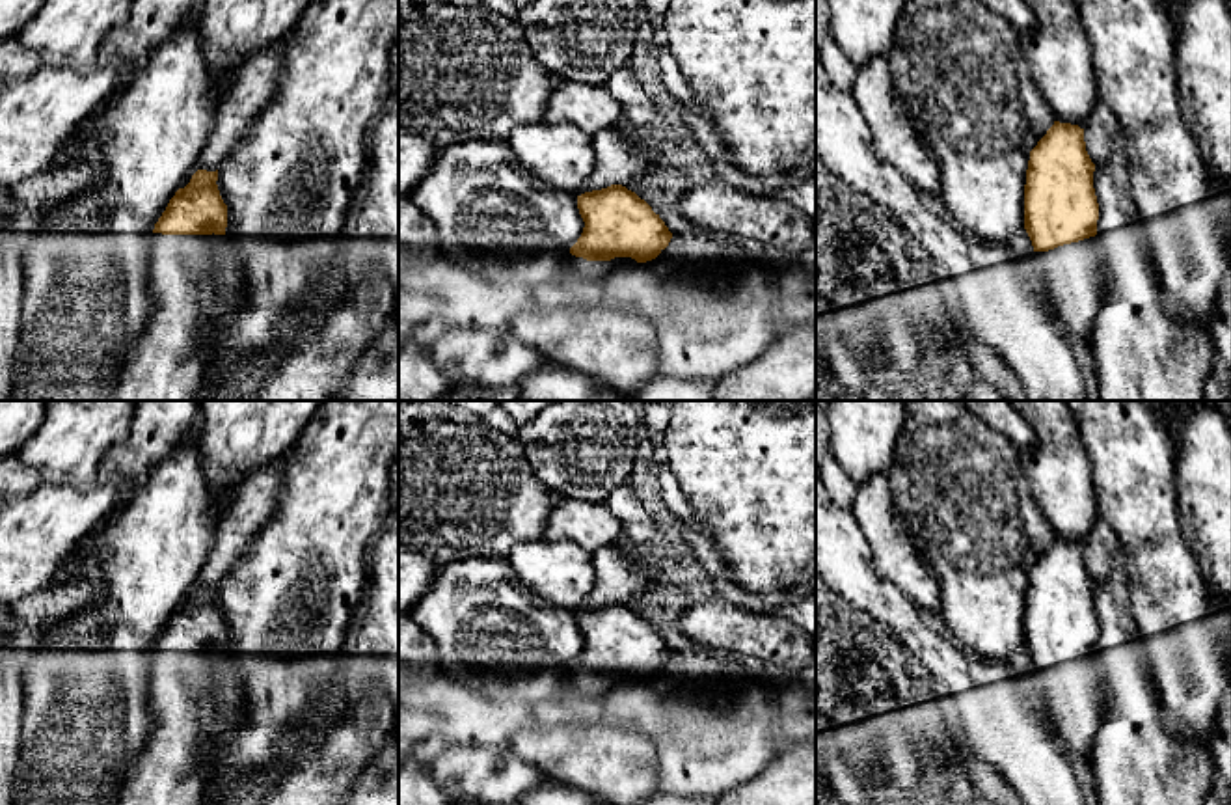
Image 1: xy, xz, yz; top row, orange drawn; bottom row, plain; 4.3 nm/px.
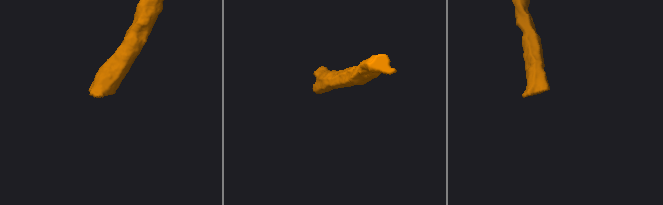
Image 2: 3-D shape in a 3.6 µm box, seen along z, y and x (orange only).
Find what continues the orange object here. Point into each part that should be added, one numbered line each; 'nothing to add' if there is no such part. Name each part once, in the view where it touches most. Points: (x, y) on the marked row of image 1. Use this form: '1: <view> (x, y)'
1: xz (589, 274)

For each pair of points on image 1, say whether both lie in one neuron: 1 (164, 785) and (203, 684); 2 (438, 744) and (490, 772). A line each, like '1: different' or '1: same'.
1: same
2: different

